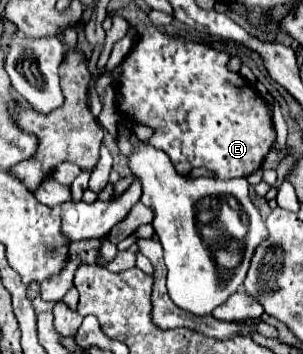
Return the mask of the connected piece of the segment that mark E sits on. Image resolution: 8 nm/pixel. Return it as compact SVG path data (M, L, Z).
M148 24L138 36L134 50L122 64L124 74L120 80L118 108L132 112L138 124L148 124L154 128L154 136L148 142L170 156L178 174L188 174L192 168L204 166L212 170L216 178L250 176L262 166L264 156L276 138L264 100L256 96L248 80L230 72L226 62L228 54L224 52L162 34L154 24Z

